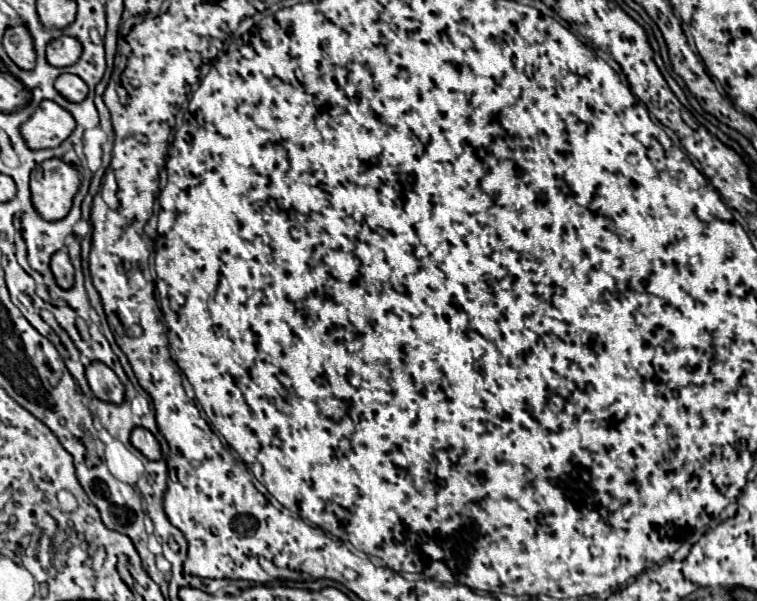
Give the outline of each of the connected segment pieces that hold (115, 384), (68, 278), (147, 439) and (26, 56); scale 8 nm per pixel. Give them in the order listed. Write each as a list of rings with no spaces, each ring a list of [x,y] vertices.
[[[90,362],[90,366],[86,368],[86,380],[96,398],[114,404],[120,404],[124,400],[124,384],[104,362]]]
[[[64,250],[54,252],[50,266],[52,266],[54,278],[60,288],[70,288],[74,284],[74,268],[72,268],[72,262]]]
[[[134,428],[132,430],[132,436],[130,436],[130,442],[134,448],[138,448],[146,458],[150,460],[160,460],[162,458],[162,452],[160,452],[160,444],[158,440],[152,436],[150,430],[146,428]]]
[[[18,22],[6,28],[4,32],[4,50],[6,54],[24,70],[32,70],[36,64],[36,52],[34,52],[34,40],[26,24]]]

